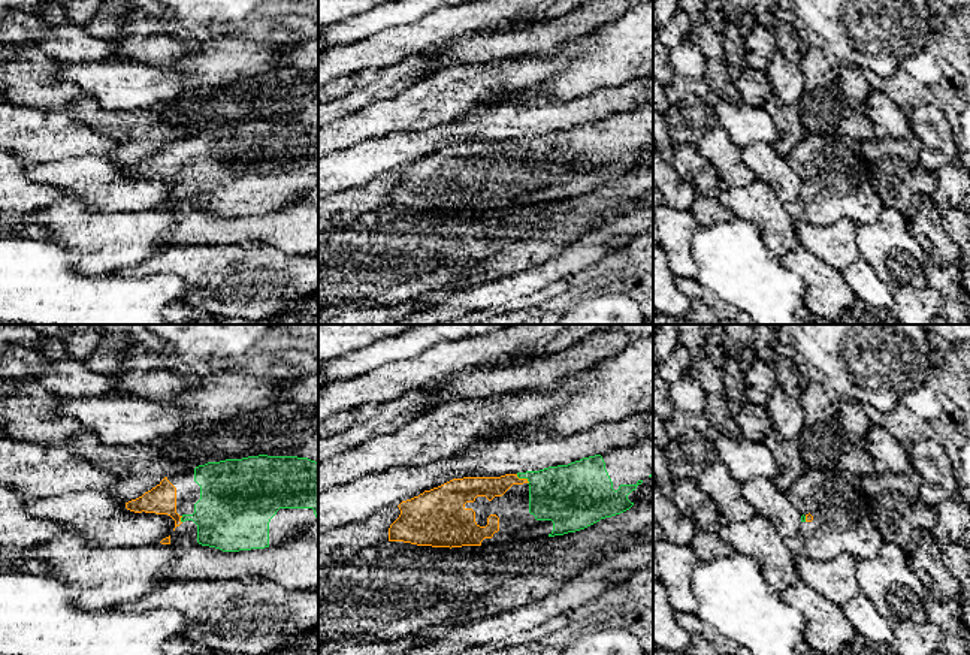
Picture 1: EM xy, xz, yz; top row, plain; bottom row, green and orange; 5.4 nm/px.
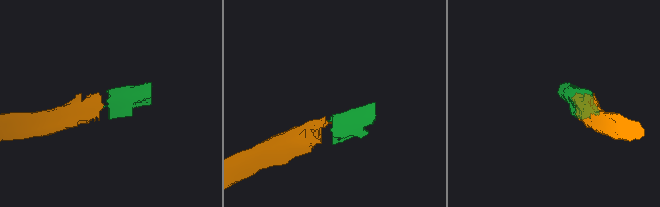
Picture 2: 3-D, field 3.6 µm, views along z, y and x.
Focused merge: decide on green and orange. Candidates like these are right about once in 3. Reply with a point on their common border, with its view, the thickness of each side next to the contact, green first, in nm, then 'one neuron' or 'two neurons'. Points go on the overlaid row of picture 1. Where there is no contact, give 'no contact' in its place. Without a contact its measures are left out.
xz (523, 477) | 320/110 nm | one neuron

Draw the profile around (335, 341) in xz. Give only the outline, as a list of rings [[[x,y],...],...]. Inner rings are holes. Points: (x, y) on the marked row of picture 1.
[[[318,325],[318,366],[420,325]]]

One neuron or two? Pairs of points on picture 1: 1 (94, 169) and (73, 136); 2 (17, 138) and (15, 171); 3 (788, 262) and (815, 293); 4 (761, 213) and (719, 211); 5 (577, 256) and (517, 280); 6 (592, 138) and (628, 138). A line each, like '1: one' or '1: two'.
1: two
2: two
3: one
4: two
5: one
6: one

